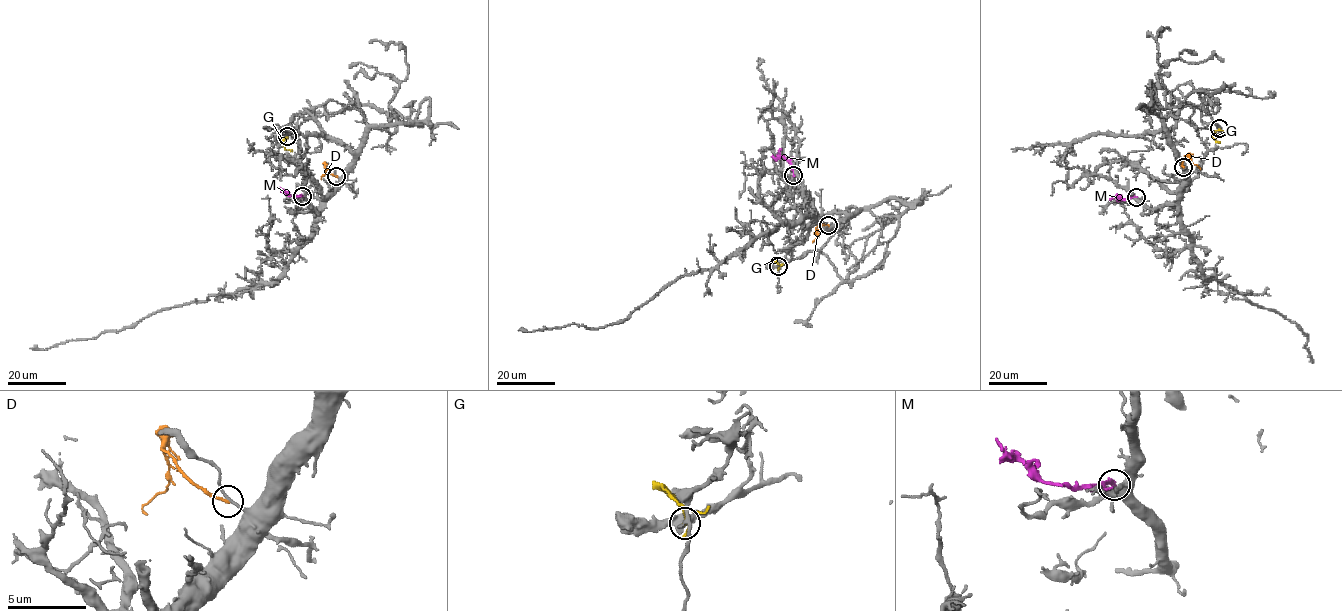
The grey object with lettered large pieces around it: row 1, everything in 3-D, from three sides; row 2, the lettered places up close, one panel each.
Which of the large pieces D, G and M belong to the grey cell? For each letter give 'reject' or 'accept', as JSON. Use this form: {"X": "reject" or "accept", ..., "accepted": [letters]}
{"D": "reject", "G": "reject", "M": "reject", "accepted": []}

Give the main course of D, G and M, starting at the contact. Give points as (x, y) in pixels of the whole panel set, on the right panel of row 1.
D: (1183, 167), (1181, 163), (1187, 158), (1200, 169)
G: (1219, 128), (1213, 136), (1218, 141)
M: (1136, 197), (1118, 200), (1116, 193)

